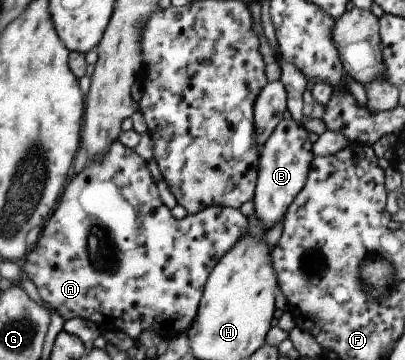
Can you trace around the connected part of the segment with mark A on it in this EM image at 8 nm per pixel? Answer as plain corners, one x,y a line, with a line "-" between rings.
116,139
108,149
108,152
99,159
88,160
85,168
75,174
66,186
66,194
60,196
60,202
52,211
46,225
39,234
36,247
28,251
21,265
21,270
25,277
30,278
38,289
39,296
43,304
49,309
53,309
62,318
72,320
72,318
82,318
89,321
92,326
102,330
115,330
124,332
130,338
138,342
141,332
151,330
158,333
163,339
172,339
176,335
187,331
194,322
207,278
212,272
216,263
230,250
240,237
245,235
245,230
250,224
249,218
255,214
255,204
253,200
246,201
239,209
225,206
209,206
193,215
186,215
182,219
172,216
171,210
161,201
156,183
149,173
147,162
140,157
136,151
124,146
119,139

